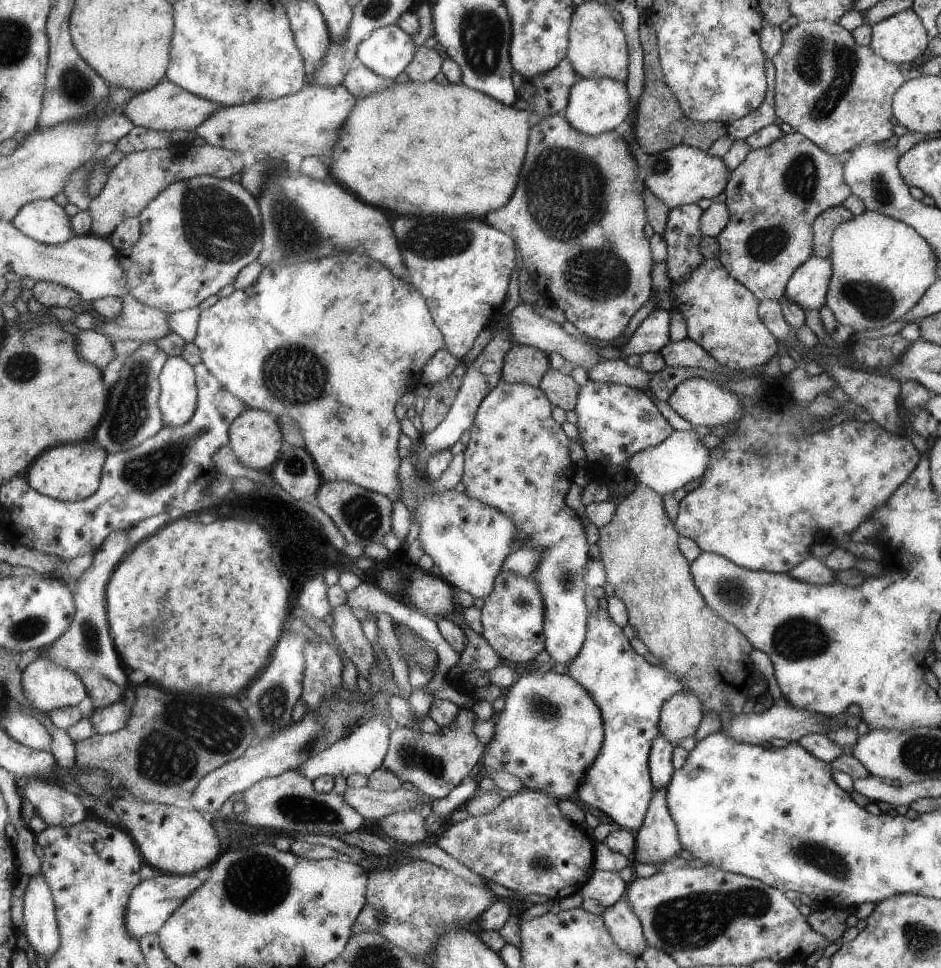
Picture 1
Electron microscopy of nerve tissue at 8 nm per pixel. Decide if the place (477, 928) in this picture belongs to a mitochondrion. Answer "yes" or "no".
no

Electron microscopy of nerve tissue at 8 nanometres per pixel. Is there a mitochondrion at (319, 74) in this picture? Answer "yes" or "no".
no

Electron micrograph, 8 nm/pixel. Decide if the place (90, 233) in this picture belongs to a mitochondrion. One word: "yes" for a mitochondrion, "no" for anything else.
no

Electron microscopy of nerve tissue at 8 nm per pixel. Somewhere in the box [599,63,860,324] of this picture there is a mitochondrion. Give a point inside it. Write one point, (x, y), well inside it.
(800, 175)

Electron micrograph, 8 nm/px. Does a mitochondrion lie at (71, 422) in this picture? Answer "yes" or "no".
no

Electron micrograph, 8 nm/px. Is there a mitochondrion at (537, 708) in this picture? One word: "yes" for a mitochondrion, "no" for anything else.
yes

